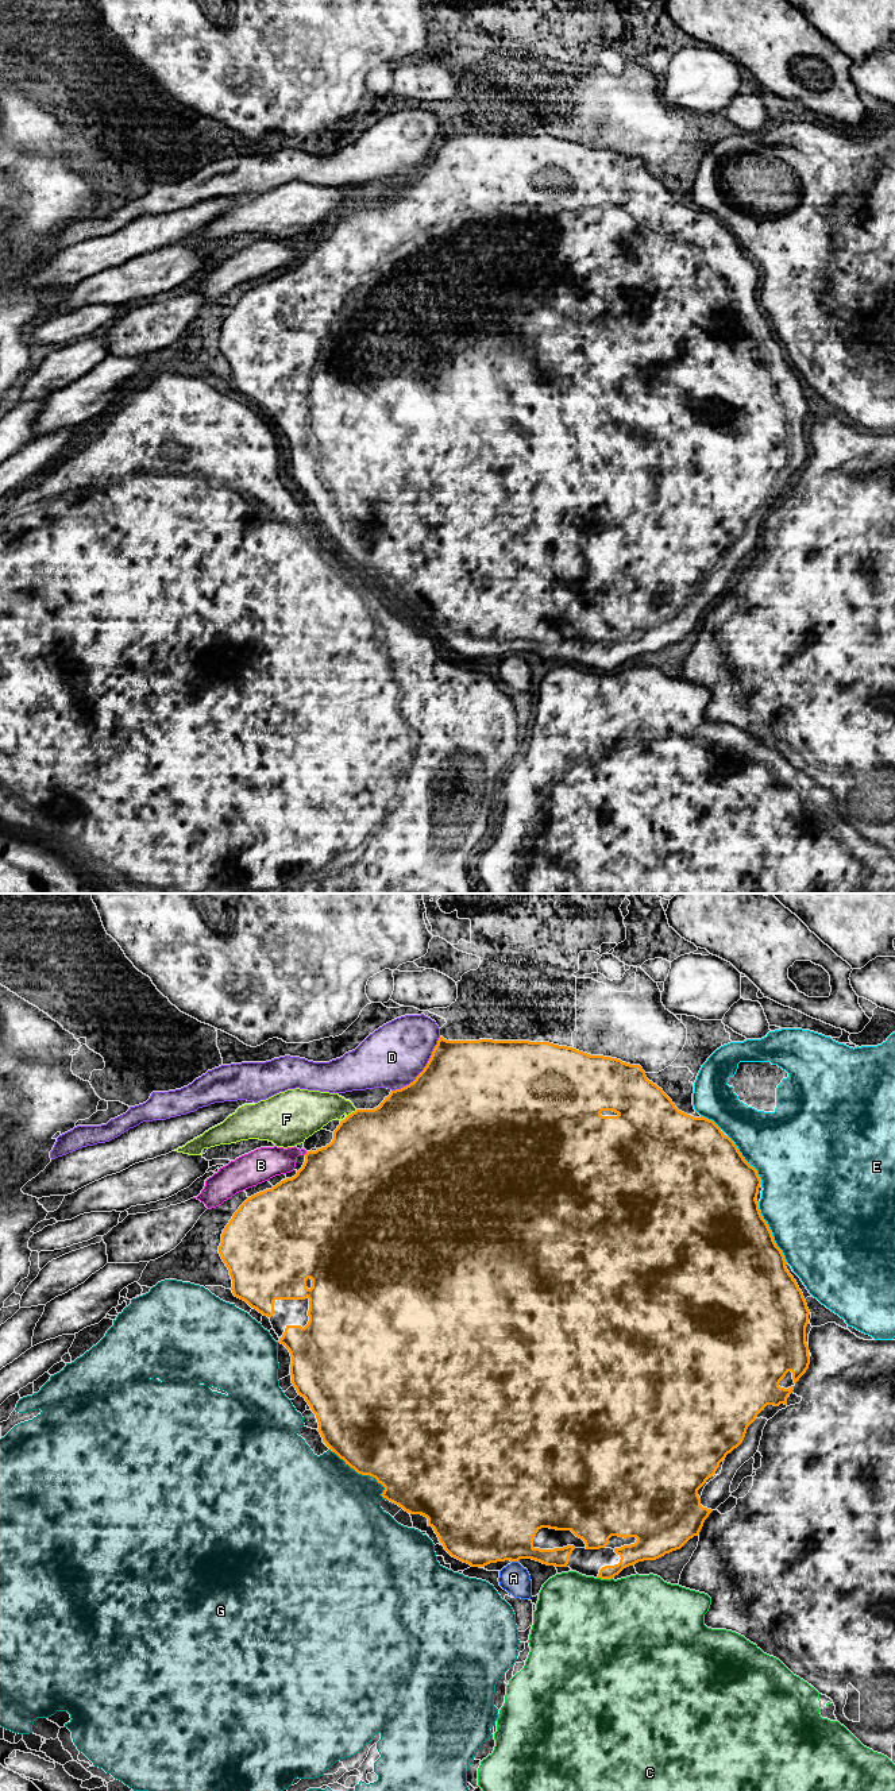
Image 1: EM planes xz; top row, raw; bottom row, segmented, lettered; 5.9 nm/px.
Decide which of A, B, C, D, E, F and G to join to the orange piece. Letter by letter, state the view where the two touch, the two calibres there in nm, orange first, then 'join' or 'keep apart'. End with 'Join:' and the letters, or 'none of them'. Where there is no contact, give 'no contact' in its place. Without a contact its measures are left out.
A: xz | 460/170 nm | keep apart
B: xz | 460/190 nm | keep apart
C: xz | 140/500 nm | keep apart
D: xz | 500/380 nm | keep apart
E: xz | 500/500 nm | keep apart
F: xz | 480/260 nm | keep apart
G: xz | 500/480 nm | keep apart
Join: none of them

